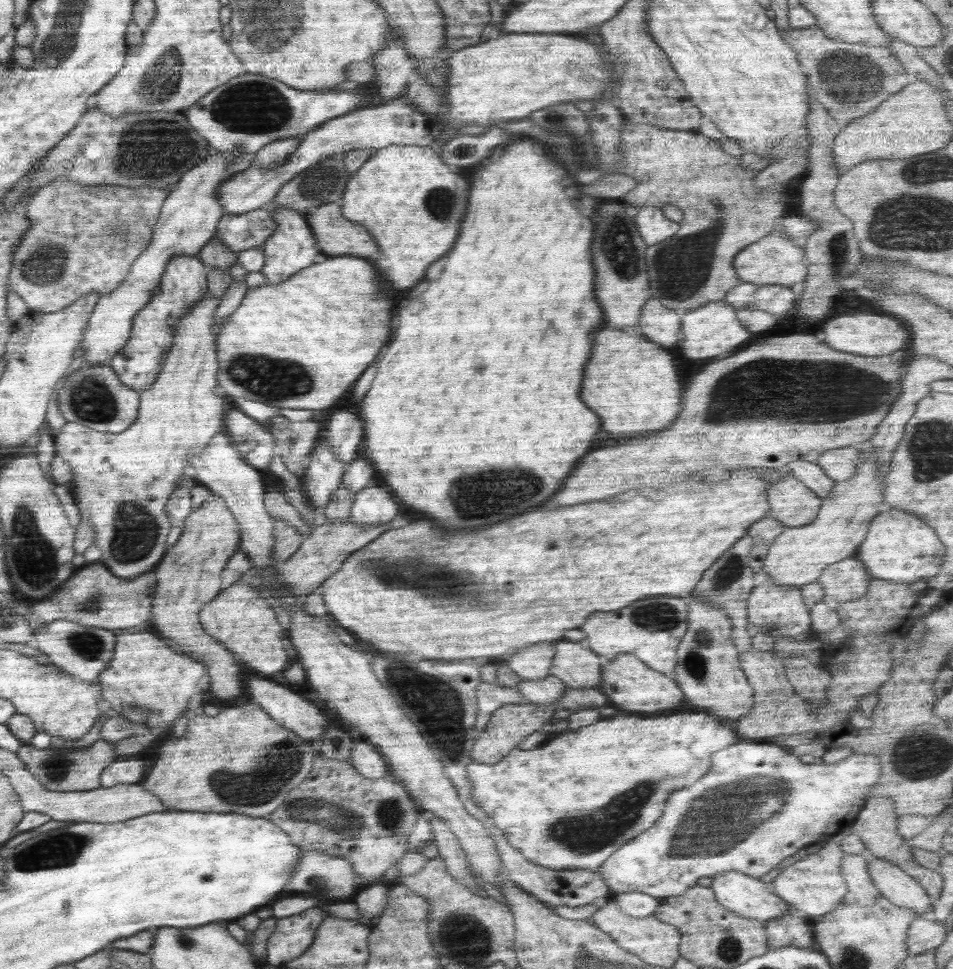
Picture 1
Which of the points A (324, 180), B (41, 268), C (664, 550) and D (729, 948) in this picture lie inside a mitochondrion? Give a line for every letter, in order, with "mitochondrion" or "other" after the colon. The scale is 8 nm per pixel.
A: mitochondrion
B: mitochondrion
C: other
D: mitochondrion

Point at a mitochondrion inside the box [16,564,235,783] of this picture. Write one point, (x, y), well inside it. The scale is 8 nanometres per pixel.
(89, 646)

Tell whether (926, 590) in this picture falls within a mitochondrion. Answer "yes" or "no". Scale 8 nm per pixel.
no

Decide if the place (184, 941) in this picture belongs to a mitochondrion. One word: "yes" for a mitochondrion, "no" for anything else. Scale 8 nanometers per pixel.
yes

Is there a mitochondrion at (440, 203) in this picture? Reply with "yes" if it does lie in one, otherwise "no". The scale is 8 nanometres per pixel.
yes

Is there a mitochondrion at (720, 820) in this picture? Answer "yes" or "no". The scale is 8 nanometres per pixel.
yes

